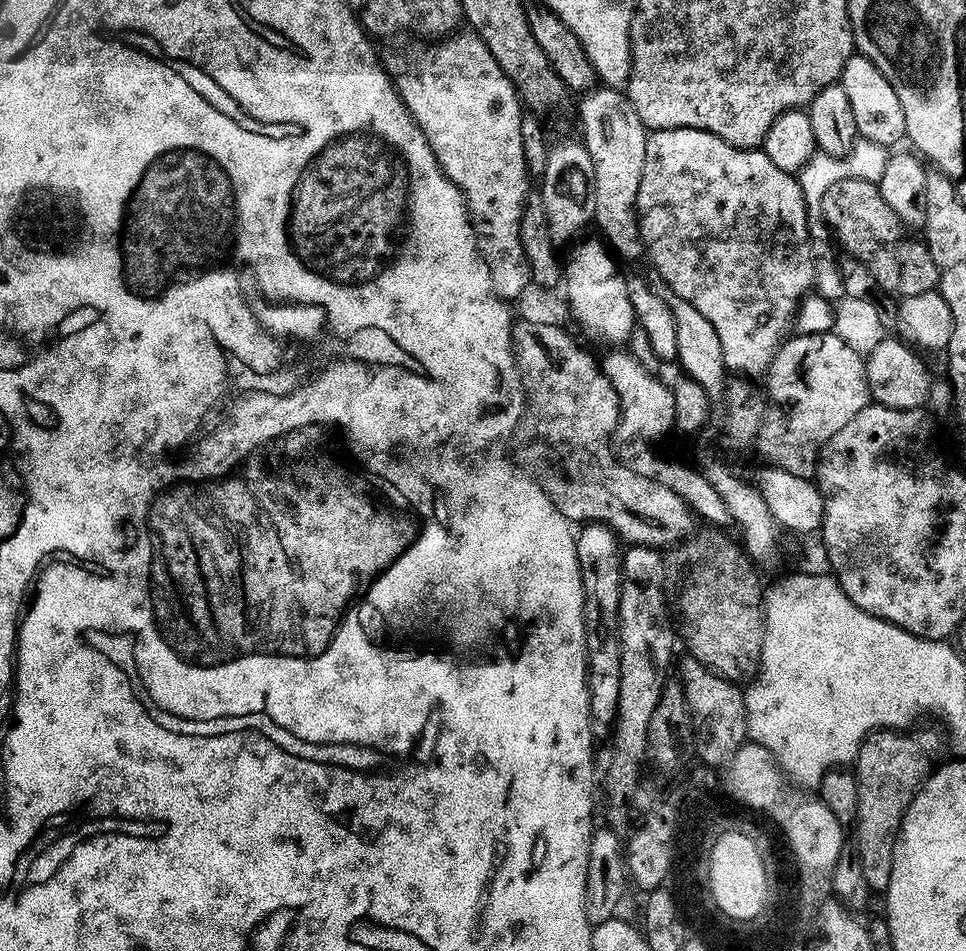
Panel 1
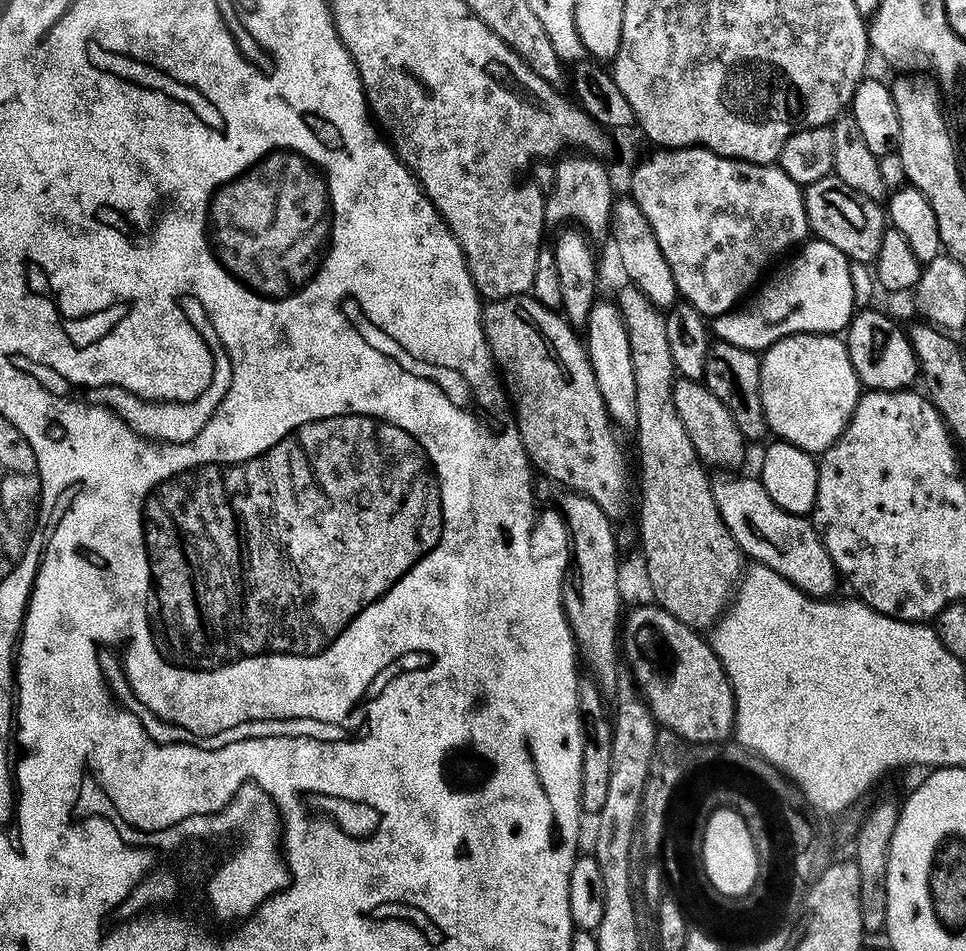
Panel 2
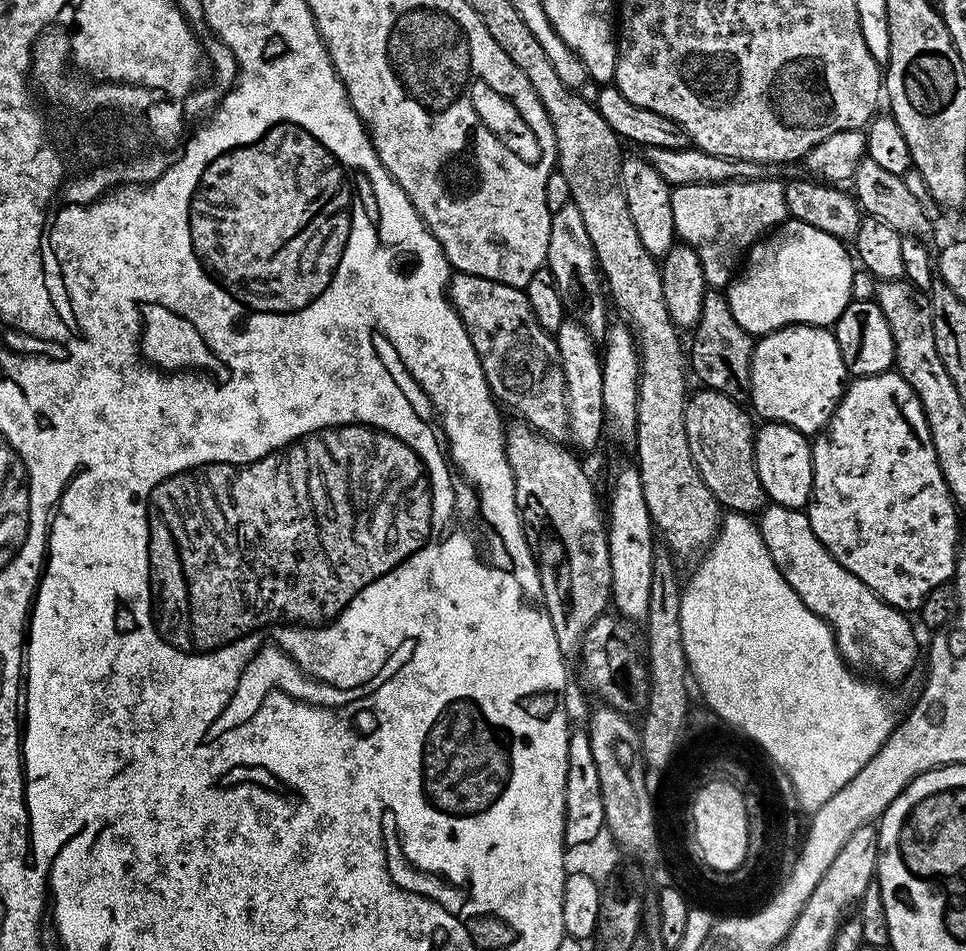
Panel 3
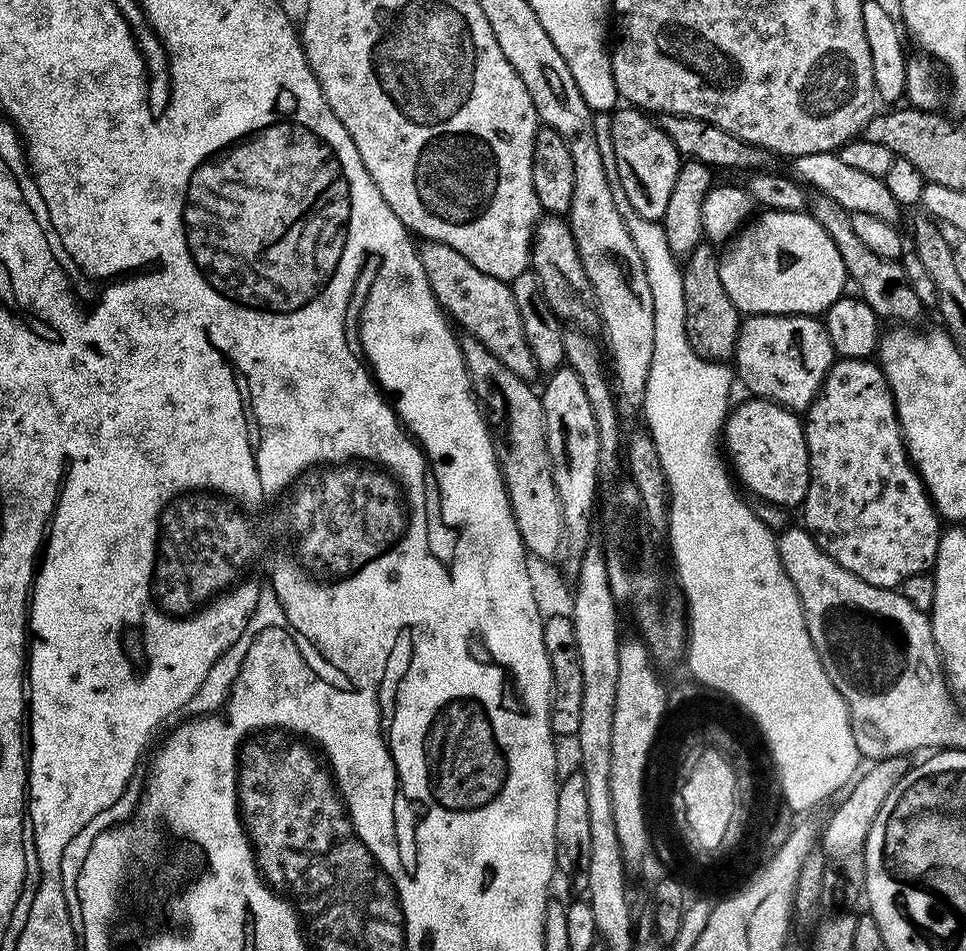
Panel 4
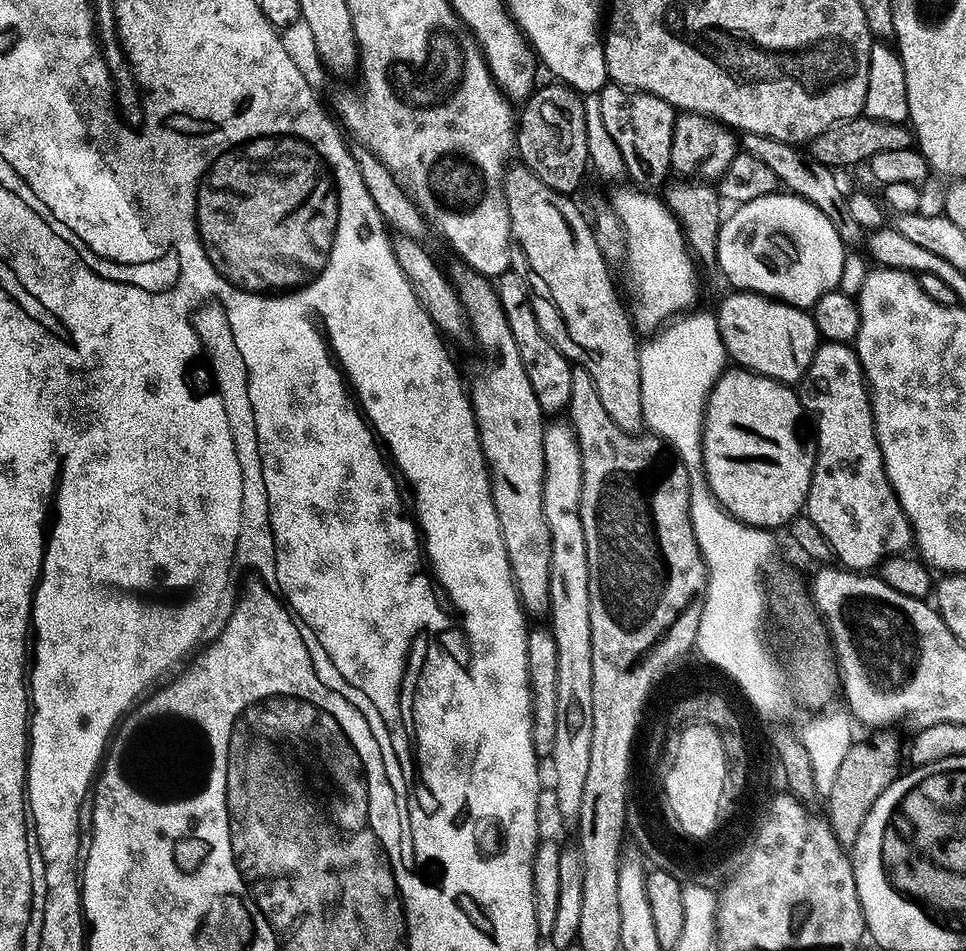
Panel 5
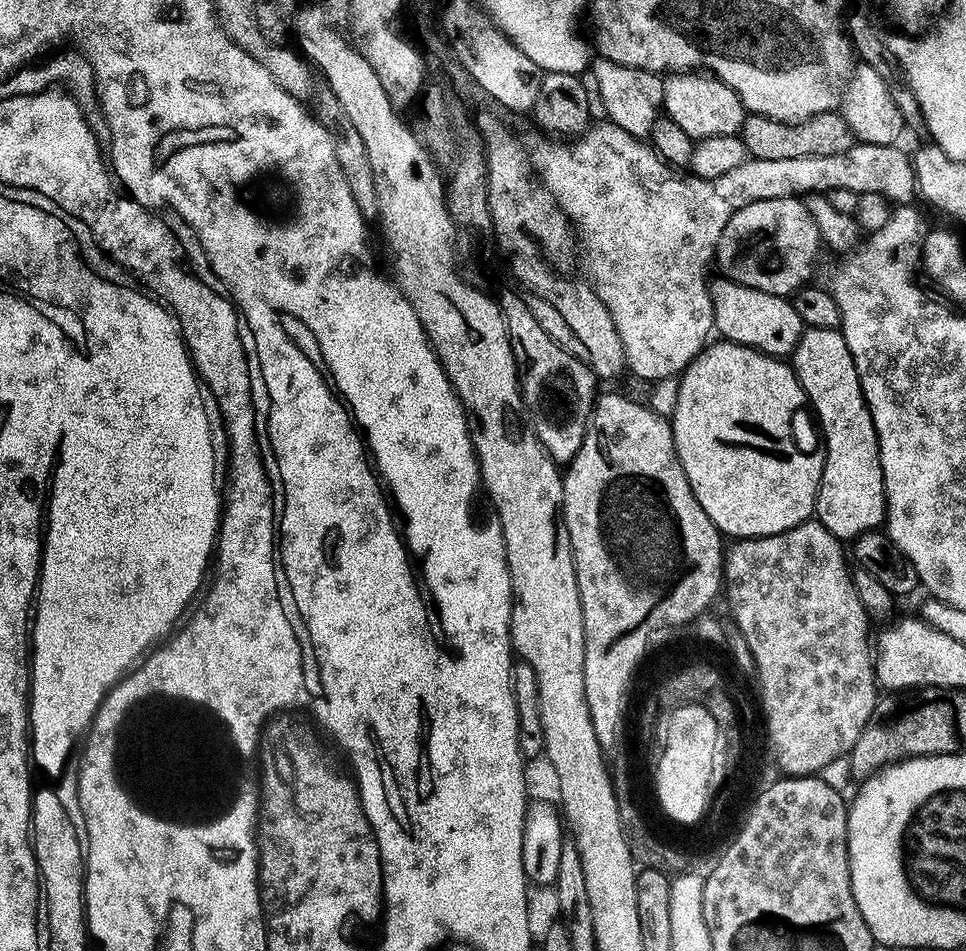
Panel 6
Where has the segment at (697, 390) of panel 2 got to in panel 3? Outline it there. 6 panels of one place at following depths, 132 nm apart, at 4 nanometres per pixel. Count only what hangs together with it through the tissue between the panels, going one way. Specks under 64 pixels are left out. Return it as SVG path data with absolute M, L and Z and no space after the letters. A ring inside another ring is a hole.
M698 390L691 393L684 408L687 442L694 464L725 511L747 516L759 513L768 499L758 478L756 452L753 450L756 429L755 423L752 424L753 417L746 410L744 412L745 407L739 401L720 391Z

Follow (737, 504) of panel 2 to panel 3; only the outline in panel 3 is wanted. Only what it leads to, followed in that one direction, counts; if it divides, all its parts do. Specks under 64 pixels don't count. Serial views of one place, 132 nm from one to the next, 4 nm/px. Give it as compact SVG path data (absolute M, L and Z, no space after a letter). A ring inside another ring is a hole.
M769 503L759 513L758 527L782 578L790 582L794 594L802 598L811 612L832 627L836 649L849 668L880 682L896 680L911 670L916 660L916 632L908 621L911 619L878 598L870 586L854 578L846 566L832 557L830 550L818 542L807 511Z

